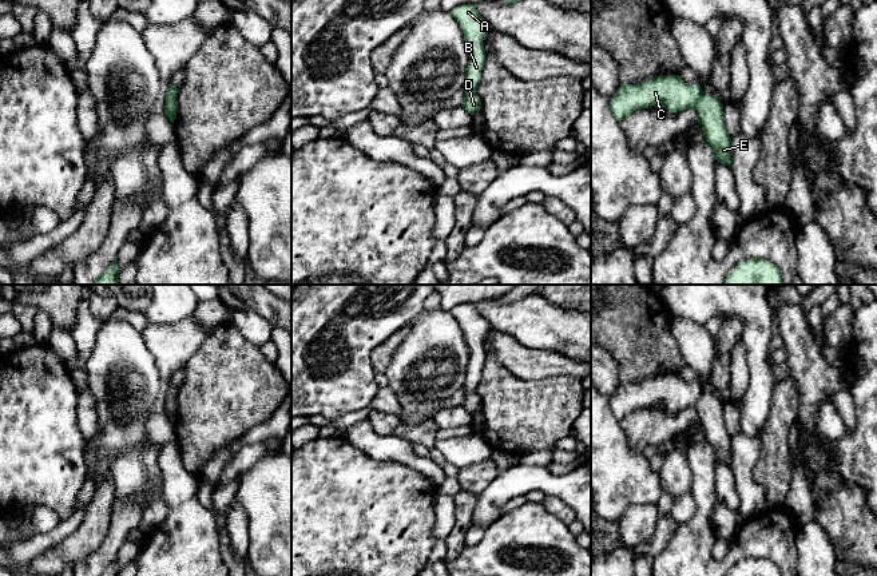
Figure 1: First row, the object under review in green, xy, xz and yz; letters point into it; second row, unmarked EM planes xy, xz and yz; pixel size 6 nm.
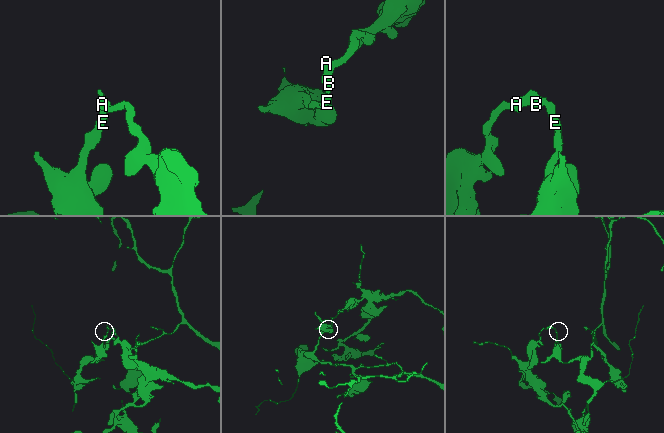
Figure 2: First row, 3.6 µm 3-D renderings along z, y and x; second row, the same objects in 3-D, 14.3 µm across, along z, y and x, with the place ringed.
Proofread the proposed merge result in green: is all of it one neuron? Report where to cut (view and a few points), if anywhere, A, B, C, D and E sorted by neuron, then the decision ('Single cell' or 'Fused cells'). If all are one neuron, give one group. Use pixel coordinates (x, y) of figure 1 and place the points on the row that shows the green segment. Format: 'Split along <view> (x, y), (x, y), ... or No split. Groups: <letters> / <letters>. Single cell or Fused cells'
Split along yz (702, 91), (694, 106). Groups: A B C / D E. Fused cells

